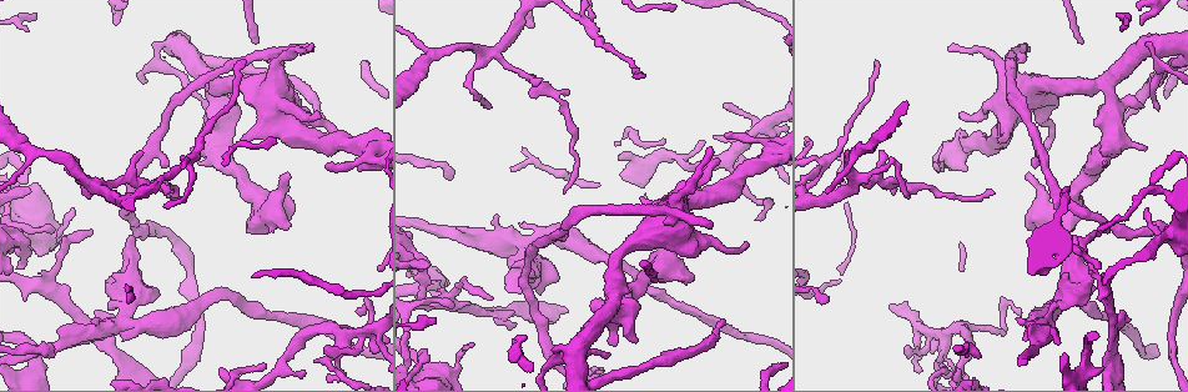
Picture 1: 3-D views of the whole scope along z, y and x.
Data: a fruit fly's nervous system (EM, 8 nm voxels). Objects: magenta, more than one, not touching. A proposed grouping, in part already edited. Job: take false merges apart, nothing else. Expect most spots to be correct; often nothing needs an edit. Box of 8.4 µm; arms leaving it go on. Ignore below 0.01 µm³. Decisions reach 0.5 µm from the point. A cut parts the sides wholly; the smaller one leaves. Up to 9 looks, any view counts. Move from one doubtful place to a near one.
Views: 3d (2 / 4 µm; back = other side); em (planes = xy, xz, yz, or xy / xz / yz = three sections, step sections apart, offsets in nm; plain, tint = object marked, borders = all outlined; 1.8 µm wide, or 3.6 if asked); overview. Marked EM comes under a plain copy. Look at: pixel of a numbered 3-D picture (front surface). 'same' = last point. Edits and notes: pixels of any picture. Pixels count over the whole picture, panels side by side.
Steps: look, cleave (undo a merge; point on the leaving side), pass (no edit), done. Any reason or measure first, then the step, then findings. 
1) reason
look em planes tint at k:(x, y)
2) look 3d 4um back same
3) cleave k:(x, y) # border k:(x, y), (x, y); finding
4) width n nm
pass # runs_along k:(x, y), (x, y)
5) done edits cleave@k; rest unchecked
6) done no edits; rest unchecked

looks like a crossing
look em planes tint at 1:(944, 334)

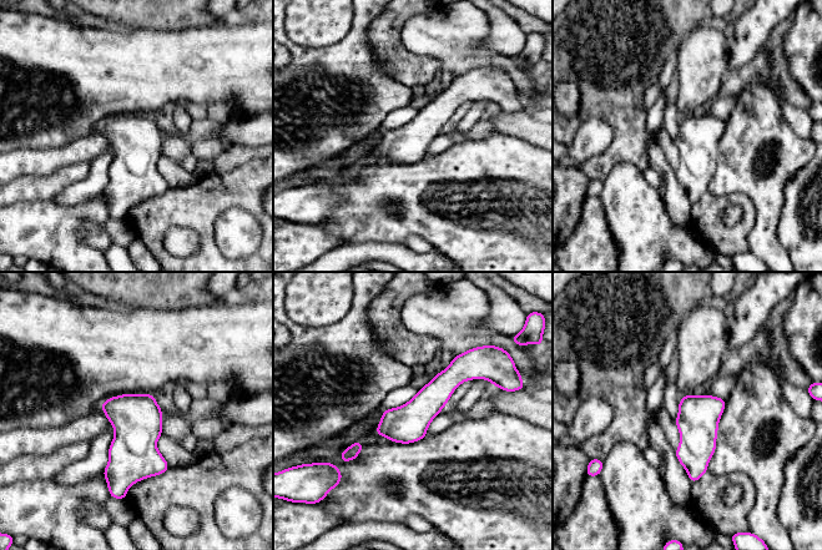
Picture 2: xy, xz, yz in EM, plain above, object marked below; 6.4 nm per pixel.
pass # runs_along 2:(477, 373), (379, 430); all the same neuron

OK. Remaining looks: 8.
narrows sharply
look 3d 2um at 1:(98, 183)

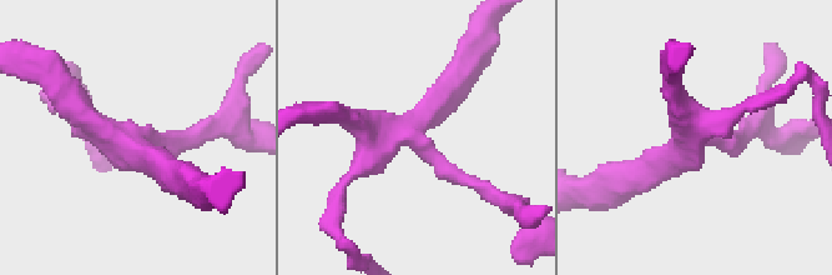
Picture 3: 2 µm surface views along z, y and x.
arms 4
look em yz step 16 tint at 3:(134, 142)

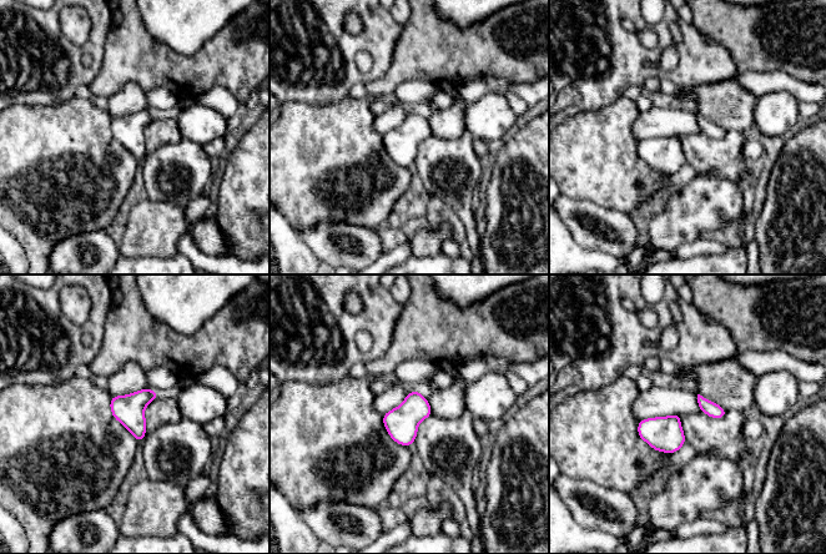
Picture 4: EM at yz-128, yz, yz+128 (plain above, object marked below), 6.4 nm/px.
another direction
look em planes tint same

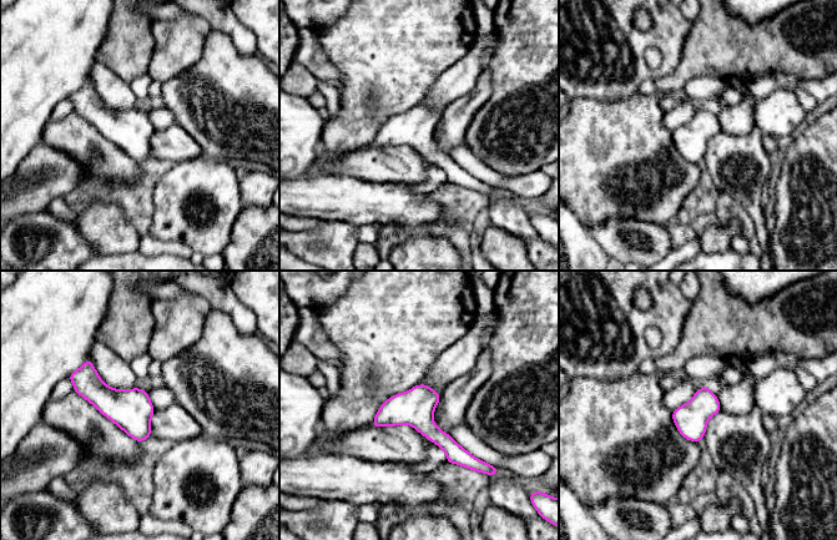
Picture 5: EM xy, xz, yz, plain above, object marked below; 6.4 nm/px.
pass # one neuron here

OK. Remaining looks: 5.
sharp bend
look em planes tint at 1:(583, 21)

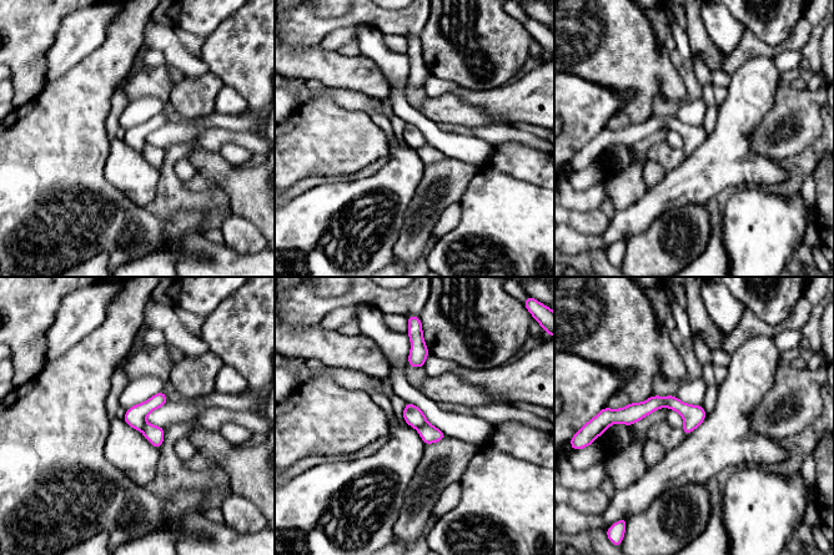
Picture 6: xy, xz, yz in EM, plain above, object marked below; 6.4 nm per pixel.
cleave 6:(430, 434) # border 6:(427, 422), (417, 429); two neurons meet here

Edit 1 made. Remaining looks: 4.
look overview

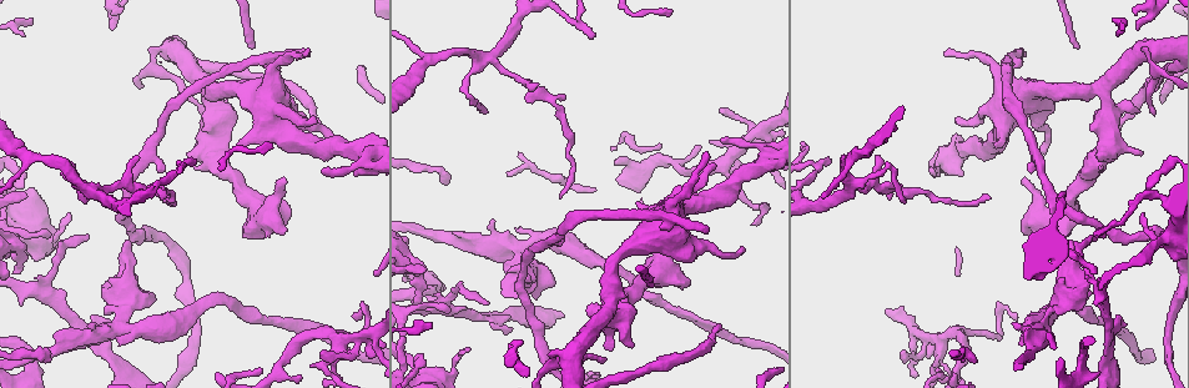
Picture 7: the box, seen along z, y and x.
thick turns thin
look 3d 4um at 7:(1167, 237)

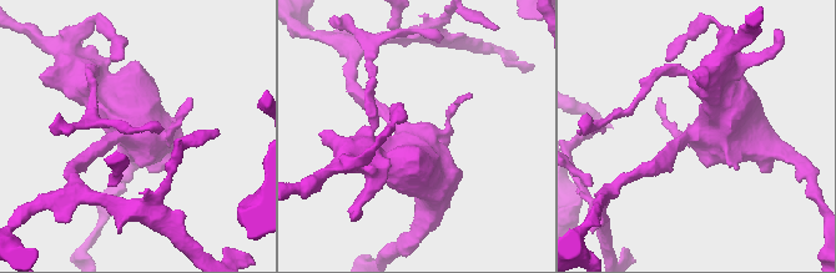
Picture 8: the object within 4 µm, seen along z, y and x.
look em 3.6um xz step 4 tint at 8:(698, 134)

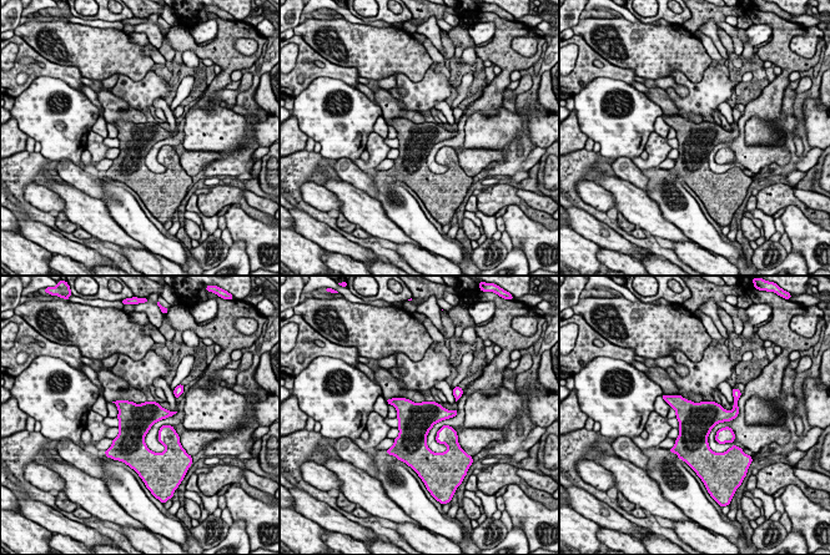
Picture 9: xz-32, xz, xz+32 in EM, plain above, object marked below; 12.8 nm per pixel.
pass # one neuron here

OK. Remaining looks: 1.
done edits cleave@6; rest unchecked

